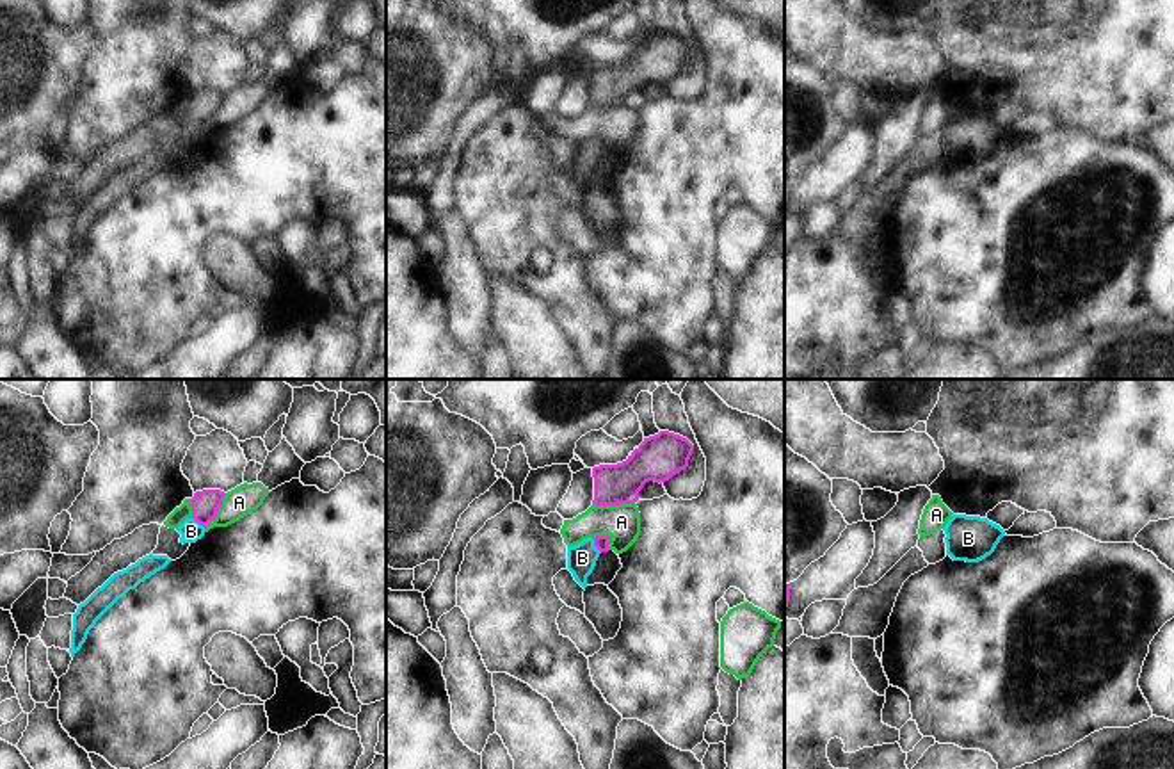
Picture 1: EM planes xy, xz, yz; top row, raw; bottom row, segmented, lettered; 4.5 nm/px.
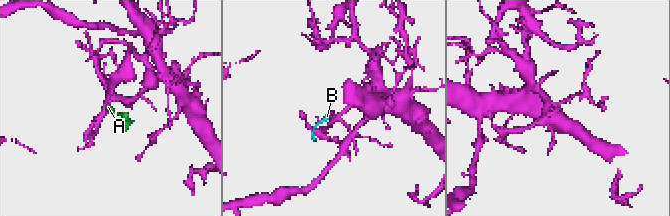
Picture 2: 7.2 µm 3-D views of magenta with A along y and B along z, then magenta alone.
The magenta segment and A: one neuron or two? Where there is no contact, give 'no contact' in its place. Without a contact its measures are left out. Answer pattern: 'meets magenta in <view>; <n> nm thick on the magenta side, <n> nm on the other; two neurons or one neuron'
meets magenta in xz; 180 nm thick on the magenta side, 160 nm on the other; two neurons

